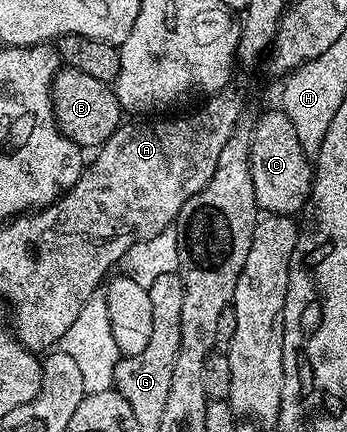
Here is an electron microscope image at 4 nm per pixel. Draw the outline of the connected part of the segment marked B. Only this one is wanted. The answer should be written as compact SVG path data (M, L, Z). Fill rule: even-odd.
M66 66L60 67L51 80L51 110L59 133L72 140L81 150L102 148L121 123L121 109L114 87L97 82L97 78L89 74L81 74L81 70Z

